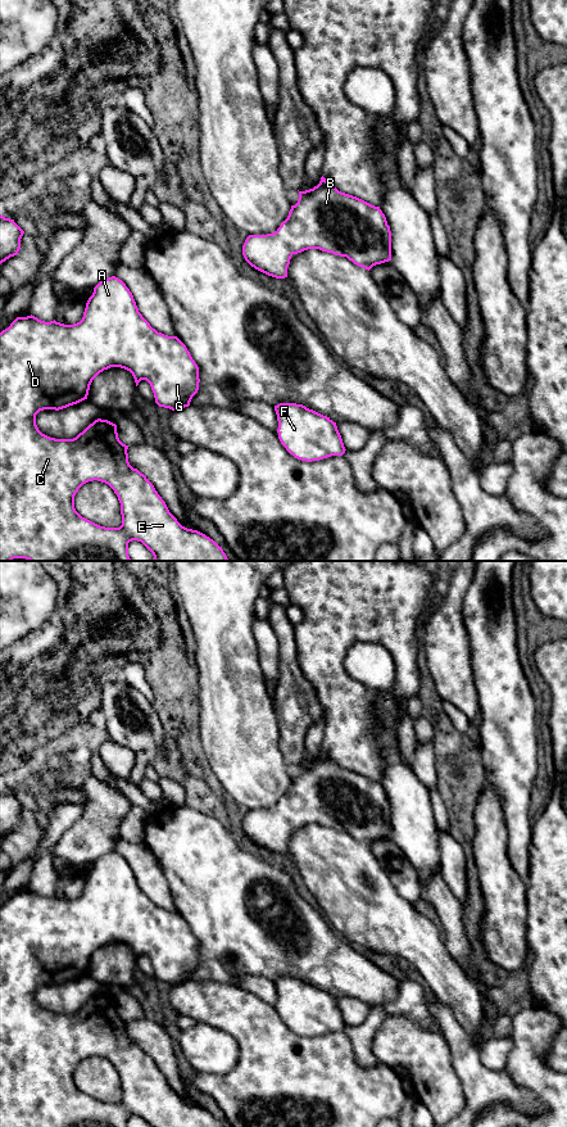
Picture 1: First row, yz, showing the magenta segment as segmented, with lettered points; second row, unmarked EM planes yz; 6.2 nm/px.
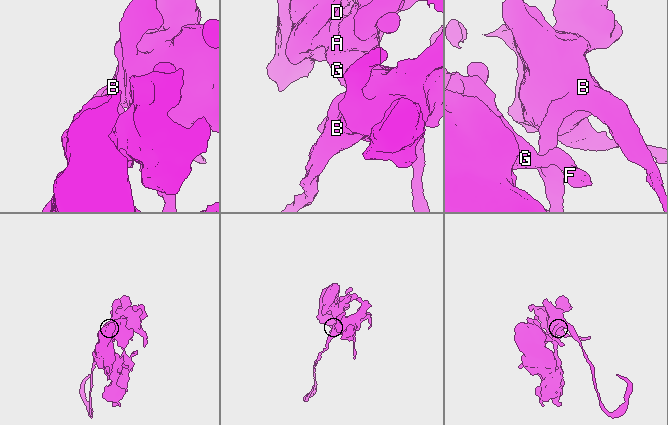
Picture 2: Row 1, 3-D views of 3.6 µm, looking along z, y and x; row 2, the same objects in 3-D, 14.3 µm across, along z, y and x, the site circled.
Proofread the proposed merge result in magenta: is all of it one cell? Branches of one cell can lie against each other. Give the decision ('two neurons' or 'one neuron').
one neuron

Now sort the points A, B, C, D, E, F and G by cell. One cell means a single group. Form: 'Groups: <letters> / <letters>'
Groups: A B C D E F G

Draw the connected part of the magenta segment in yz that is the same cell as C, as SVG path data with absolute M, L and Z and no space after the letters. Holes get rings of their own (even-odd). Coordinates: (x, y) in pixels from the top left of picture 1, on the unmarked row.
M115 851L100 856L95 863L92 870L86 878L83 892L80 897L73 900L64 900L60 897L45 897L35 891L17 892L8 904L0 908L0 1127L128 1127L128 1118L132 1115L141 1117L150 1127L223 1127L213 1114L205 1109L182 1101L177 1094L169 1087L165 1077L155 1065L154 1060L141 1049L133 1044L128 1037L128 1020L123 1019L117 1008L117 1000L97 994L90 999L82 1008L73 1014L55 1014L42 1009L36 1000L36 990L44 985L63 985L87 974L90 960L92 955L104 945L110 942L121 942L130 946L135 954L136 961L141 955L146 955L154 968L155 978L159 982L169 983L172 986L182 985L190 981L192 972L199 965L199 942L192 934L186 920L177 911L168 911L158 908L139 887L132 868L126 859ZM89 1056L101 1056L108 1059L118 1072L121 1078L122 1100L119 1103L100 1101L85 1092L82 1092L74 1083L74 1071L78 1064Z

